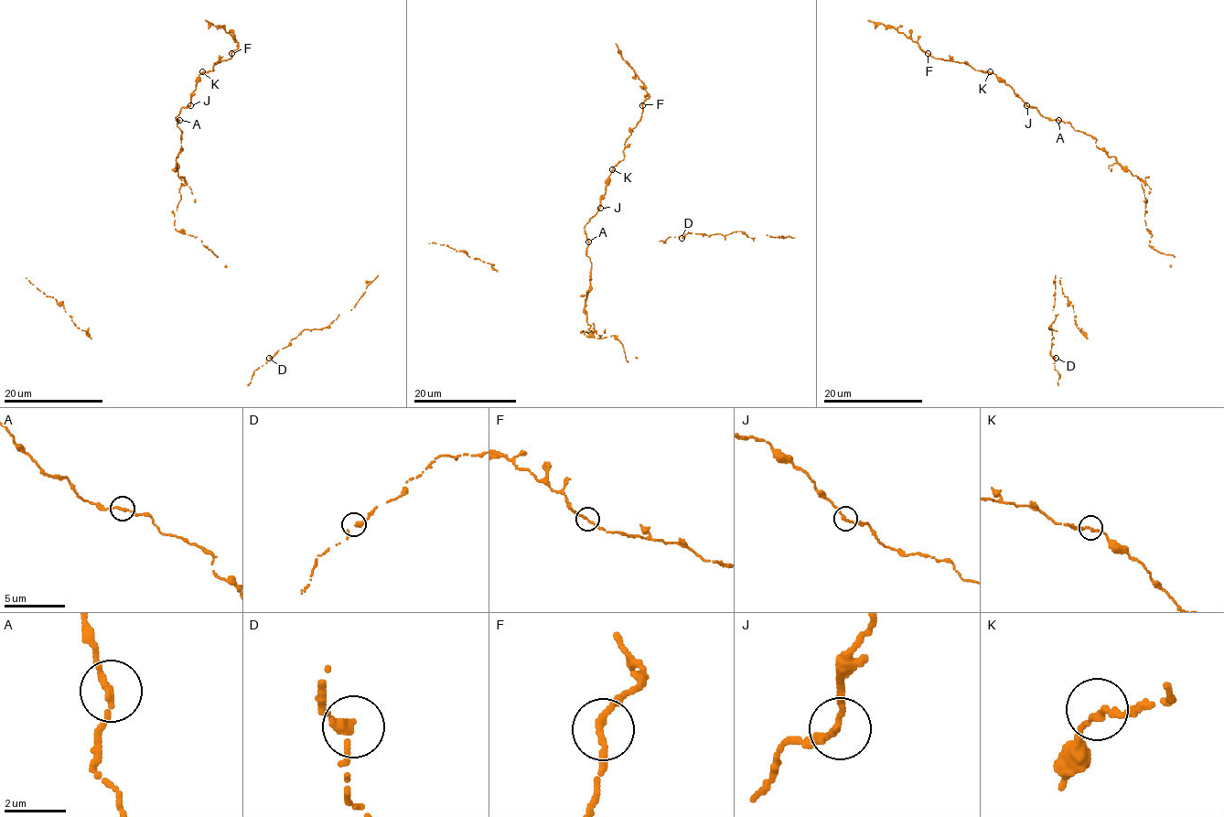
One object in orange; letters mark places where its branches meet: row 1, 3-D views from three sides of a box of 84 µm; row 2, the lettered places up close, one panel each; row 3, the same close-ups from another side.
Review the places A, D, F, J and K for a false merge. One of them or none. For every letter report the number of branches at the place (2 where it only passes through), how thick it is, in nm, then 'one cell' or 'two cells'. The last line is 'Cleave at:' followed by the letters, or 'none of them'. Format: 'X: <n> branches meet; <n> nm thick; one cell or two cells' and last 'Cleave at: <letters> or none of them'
A: 2 branches meet; 200 nm thick; one cell
D: 2 branches meet; 280 nm thick; one cell
F: 2 branches meet; 200 nm thick; one cell
J: 2 branches meet; 220 nm thick; one cell
K: 2 branches meet; 240 nm thick; one cell
Cleave at: none of them

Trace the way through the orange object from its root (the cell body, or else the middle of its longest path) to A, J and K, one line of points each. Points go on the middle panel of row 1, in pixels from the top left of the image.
A: (590, 327), (585, 309), (591, 273), (591, 261), (585, 254), (588, 241)
J: (590, 327), (585, 300), (590, 288), (591, 261), (585, 254), (588, 241), (585, 225), (600, 208)
K: (590, 327), (585, 300), (590, 288), (591, 261), (585, 254), (588, 241), (585, 225), (600, 207), (612, 169)

